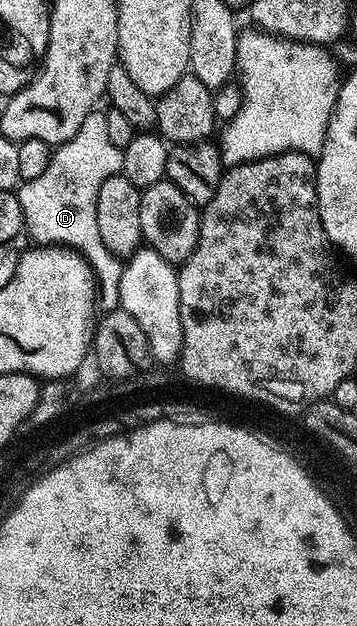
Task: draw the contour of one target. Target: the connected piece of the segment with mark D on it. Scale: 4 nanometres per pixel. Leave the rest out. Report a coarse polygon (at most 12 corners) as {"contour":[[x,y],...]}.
{"contour":[[105,111],[86,116],[16,197],[40,246],[87,260],[105,309],[121,257],[98,234],[98,190],[124,171]]}

